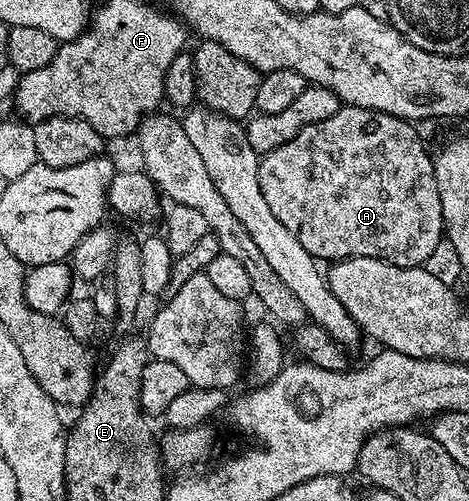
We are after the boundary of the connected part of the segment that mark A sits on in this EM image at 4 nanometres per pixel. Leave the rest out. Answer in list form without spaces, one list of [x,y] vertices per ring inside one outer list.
[[[342,106],[335,114],[331,114],[331,118],[323,118],[323,122],[315,122],[299,130],[299,134],[291,138],[291,142],[283,142],[283,146],[266,152],[260,157],[259,187],[263,189],[263,199],[267,202],[271,214],[275,214],[275,218],[279,218],[279,222],[283,222],[283,226],[287,226],[287,230],[291,230],[291,234],[299,238],[303,250],[307,250],[307,254],[311,254],[318,262],[336,262],[352,256],[379,258],[395,266],[407,266],[408,268],[416,268],[429,262],[425,260],[431,259],[433,251],[443,244],[445,223],[439,202],[439,186],[435,182],[433,173],[433,156],[425,149],[420,134],[413,128],[416,127],[410,121],[400,120],[399,117],[391,114],[383,114],[366,108]]]

